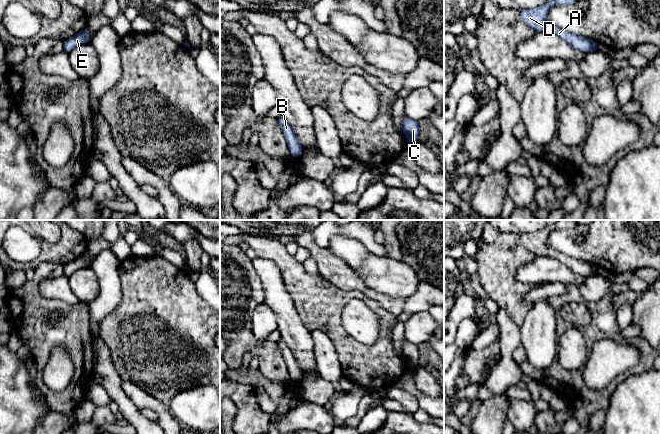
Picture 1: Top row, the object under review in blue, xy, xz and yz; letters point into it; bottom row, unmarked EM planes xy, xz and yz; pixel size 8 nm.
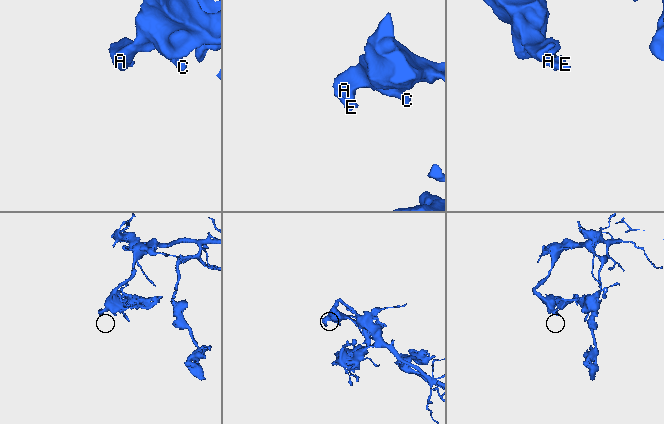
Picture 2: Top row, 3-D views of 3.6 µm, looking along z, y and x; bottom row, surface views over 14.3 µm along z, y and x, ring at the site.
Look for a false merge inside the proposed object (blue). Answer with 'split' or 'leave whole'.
leave whole

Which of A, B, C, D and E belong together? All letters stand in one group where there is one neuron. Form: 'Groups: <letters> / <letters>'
Groups: A B C D E

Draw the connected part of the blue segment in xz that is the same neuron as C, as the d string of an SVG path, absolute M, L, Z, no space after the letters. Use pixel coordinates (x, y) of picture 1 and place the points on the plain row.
M405 341L400 352L403 354L411 369L417 367L420 352L418 345L415 345L410 341Z

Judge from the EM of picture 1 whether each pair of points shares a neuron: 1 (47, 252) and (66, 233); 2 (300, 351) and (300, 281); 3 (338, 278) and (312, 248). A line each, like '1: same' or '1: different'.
1: same
2: different
3: same

